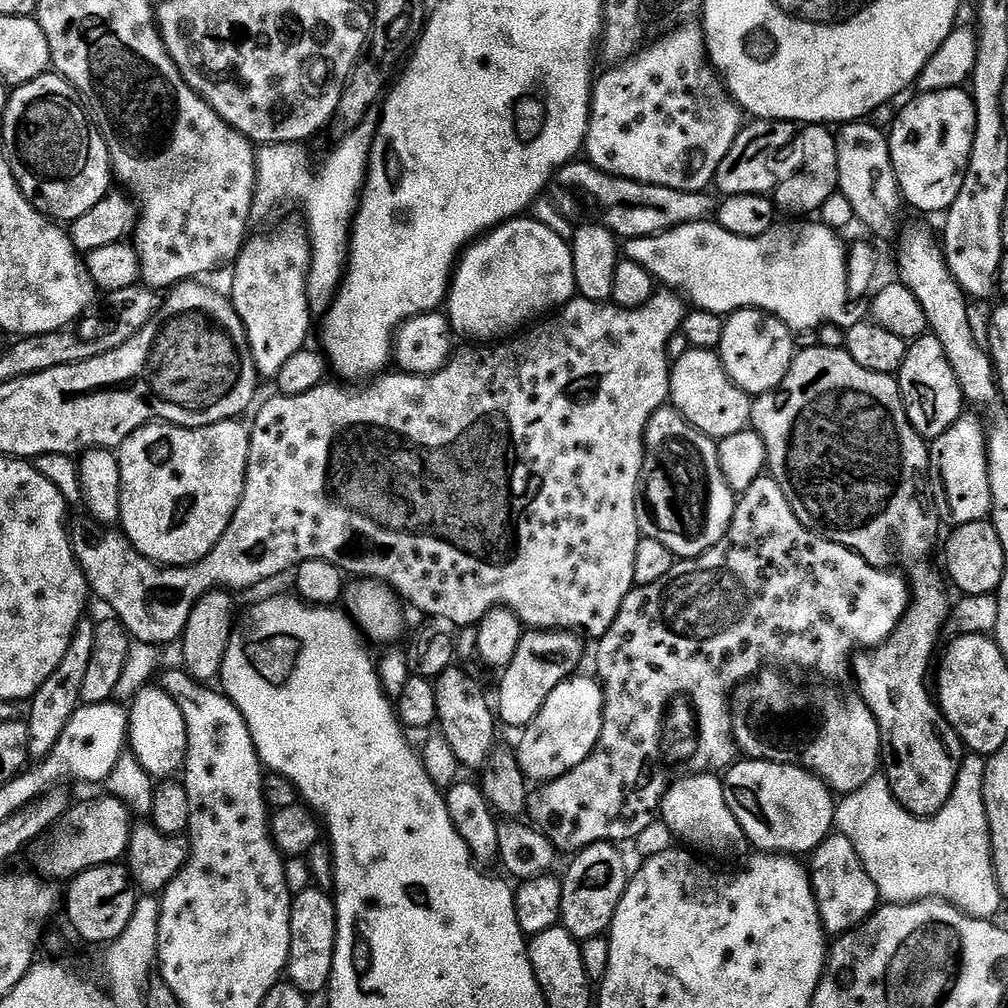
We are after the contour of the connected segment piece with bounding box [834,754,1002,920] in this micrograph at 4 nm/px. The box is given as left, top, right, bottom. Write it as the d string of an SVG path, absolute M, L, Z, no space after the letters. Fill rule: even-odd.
M975 754L965 755L952 796L935 816L912 816L901 808L894 798L888 780L883 774L877 774L856 792L849 792L834 808L834 828L844 835L857 848L858 858L866 873L873 879L879 892L879 899L890 904L912 904L916 900L927 900L937 895L935 884L949 884L957 892L947 893L949 904L960 908L976 920L992 920L1000 908L1002 895L992 865L991 835L988 832L986 807L983 806L983 778L985 757ZM892 880L902 887L916 888L913 892L892 892Z

